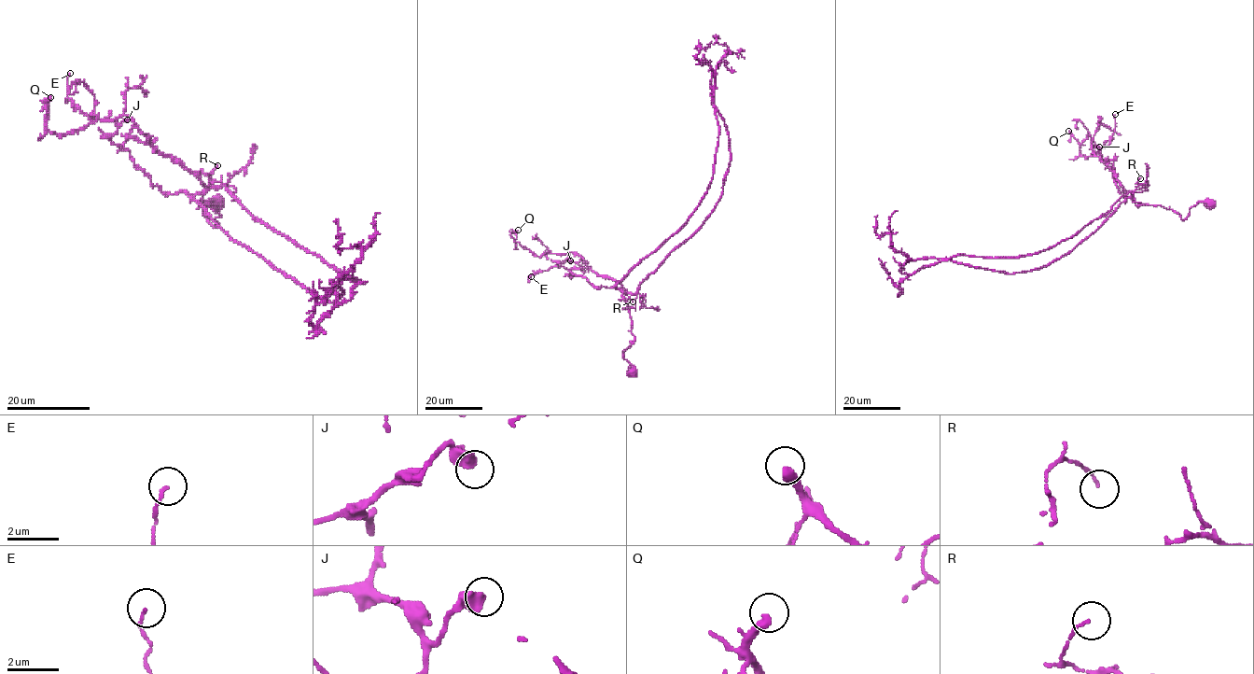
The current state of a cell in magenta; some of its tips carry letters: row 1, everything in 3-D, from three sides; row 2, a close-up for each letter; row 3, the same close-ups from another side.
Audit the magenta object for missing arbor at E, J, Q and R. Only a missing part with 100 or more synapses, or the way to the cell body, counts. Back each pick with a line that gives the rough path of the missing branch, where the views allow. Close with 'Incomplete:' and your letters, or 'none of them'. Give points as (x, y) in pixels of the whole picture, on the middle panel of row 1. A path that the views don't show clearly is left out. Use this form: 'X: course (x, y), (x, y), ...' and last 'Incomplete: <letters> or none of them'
Incomplete: none of them

